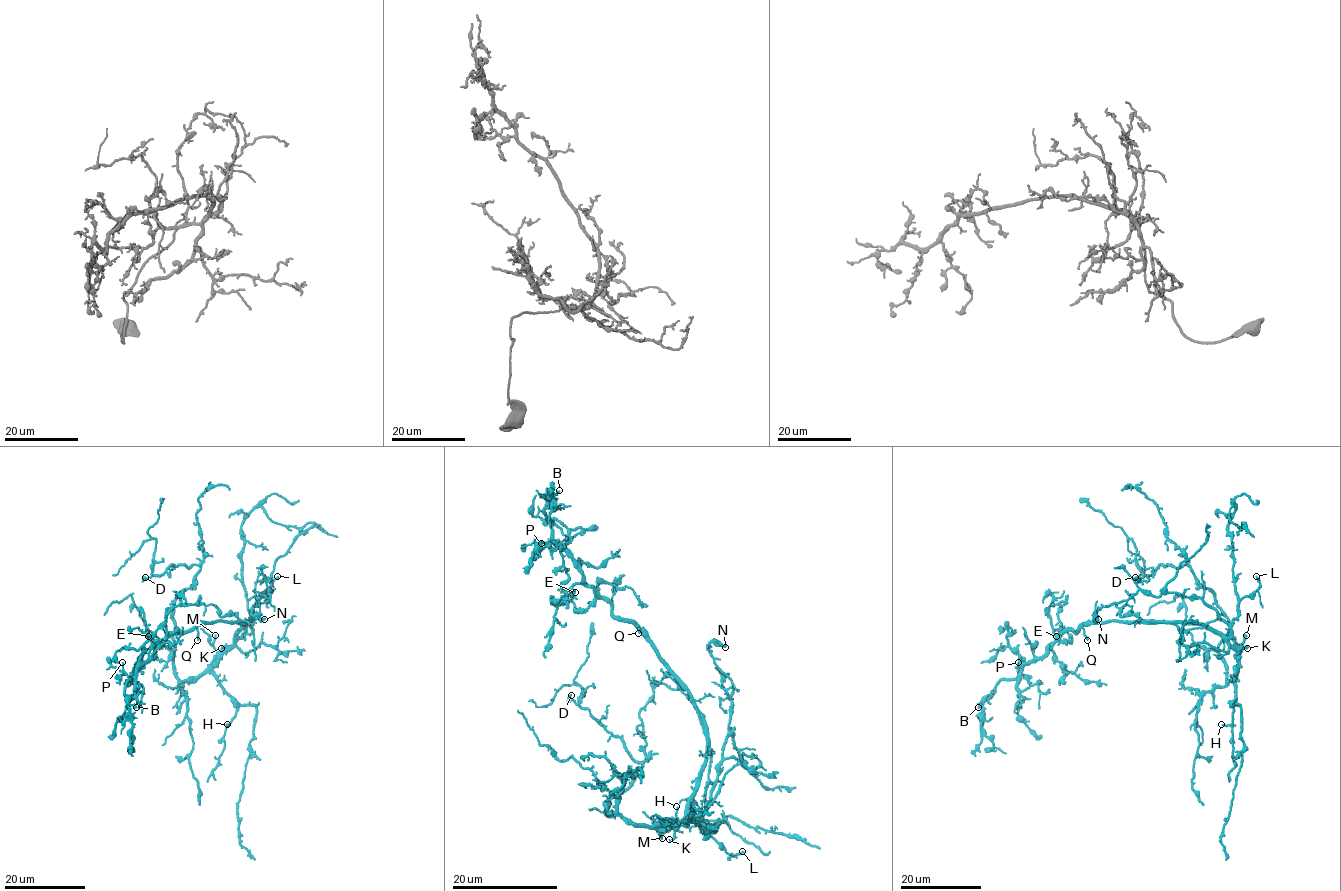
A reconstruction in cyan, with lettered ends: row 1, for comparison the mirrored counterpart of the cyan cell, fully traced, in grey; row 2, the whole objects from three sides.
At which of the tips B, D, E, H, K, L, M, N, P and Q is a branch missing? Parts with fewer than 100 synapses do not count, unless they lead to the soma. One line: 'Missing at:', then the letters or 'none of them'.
Missing at: M

